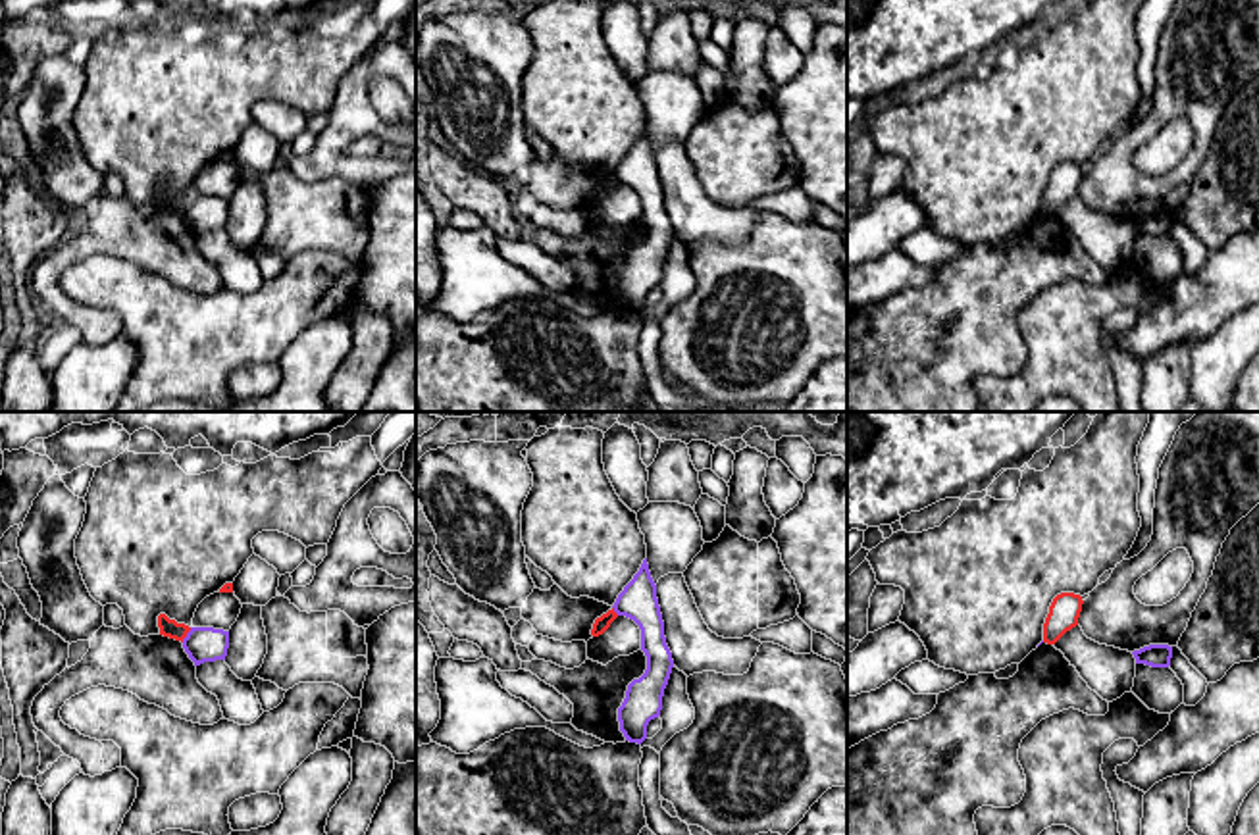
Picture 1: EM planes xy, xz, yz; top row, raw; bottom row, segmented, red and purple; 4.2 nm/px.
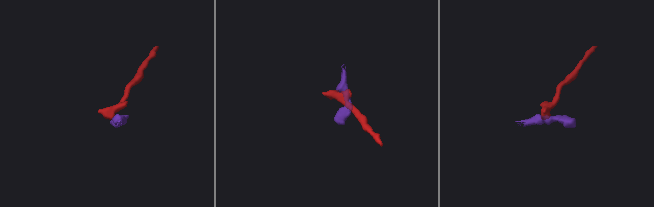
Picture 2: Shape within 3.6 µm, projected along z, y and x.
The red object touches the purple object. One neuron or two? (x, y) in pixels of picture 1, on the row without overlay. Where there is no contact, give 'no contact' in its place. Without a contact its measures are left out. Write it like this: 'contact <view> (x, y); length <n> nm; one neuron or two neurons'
contact xy (185, 204); length 80 nm; one neuron

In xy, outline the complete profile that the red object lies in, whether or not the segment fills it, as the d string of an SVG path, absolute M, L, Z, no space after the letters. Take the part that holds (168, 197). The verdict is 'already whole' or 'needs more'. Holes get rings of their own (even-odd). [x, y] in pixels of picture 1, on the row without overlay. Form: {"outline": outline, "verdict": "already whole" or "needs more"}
{"outline": "M166 183L158 185L160 204L181 210L185 221L200 235L204 231L225 229L229 217L229 200L214 196L189 196L169 189Z", "verdict": "needs more"}

